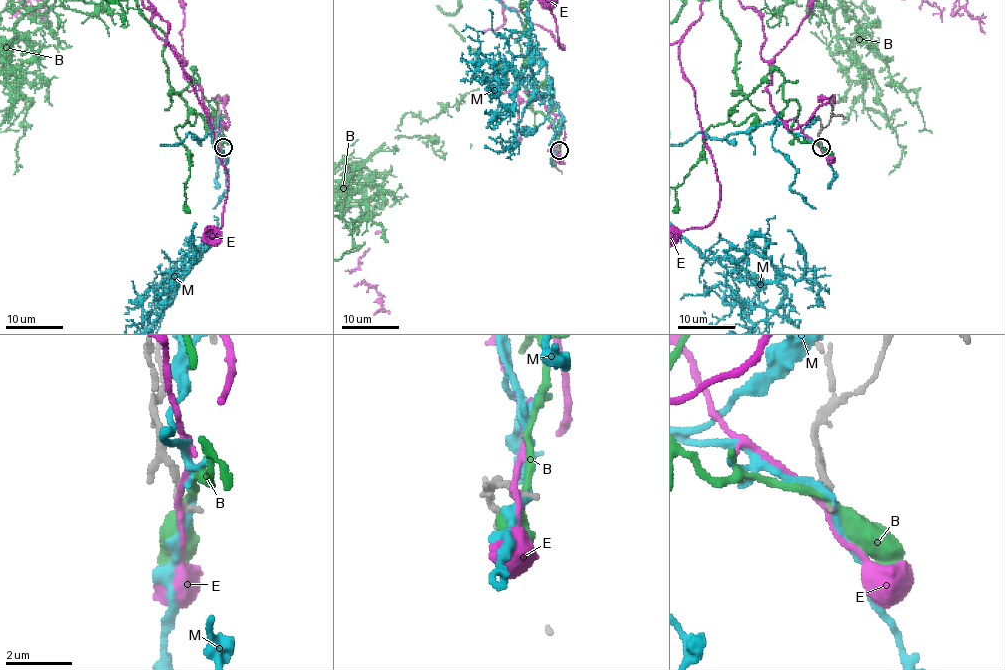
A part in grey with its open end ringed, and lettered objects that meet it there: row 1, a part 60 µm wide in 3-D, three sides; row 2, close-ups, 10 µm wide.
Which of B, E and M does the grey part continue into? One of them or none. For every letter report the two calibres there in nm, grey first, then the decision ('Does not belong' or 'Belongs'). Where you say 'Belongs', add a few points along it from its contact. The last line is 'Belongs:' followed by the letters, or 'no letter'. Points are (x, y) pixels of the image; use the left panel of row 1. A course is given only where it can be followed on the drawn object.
B: Thickness 200 nm (grey) against 320 nm. Does not belong
E: Thickness 190 nm (grey) against 170 nm. Does not belong
M: Thickness 170 nm (grey) against 200 nm. Does not belong
Belongs: no letter

